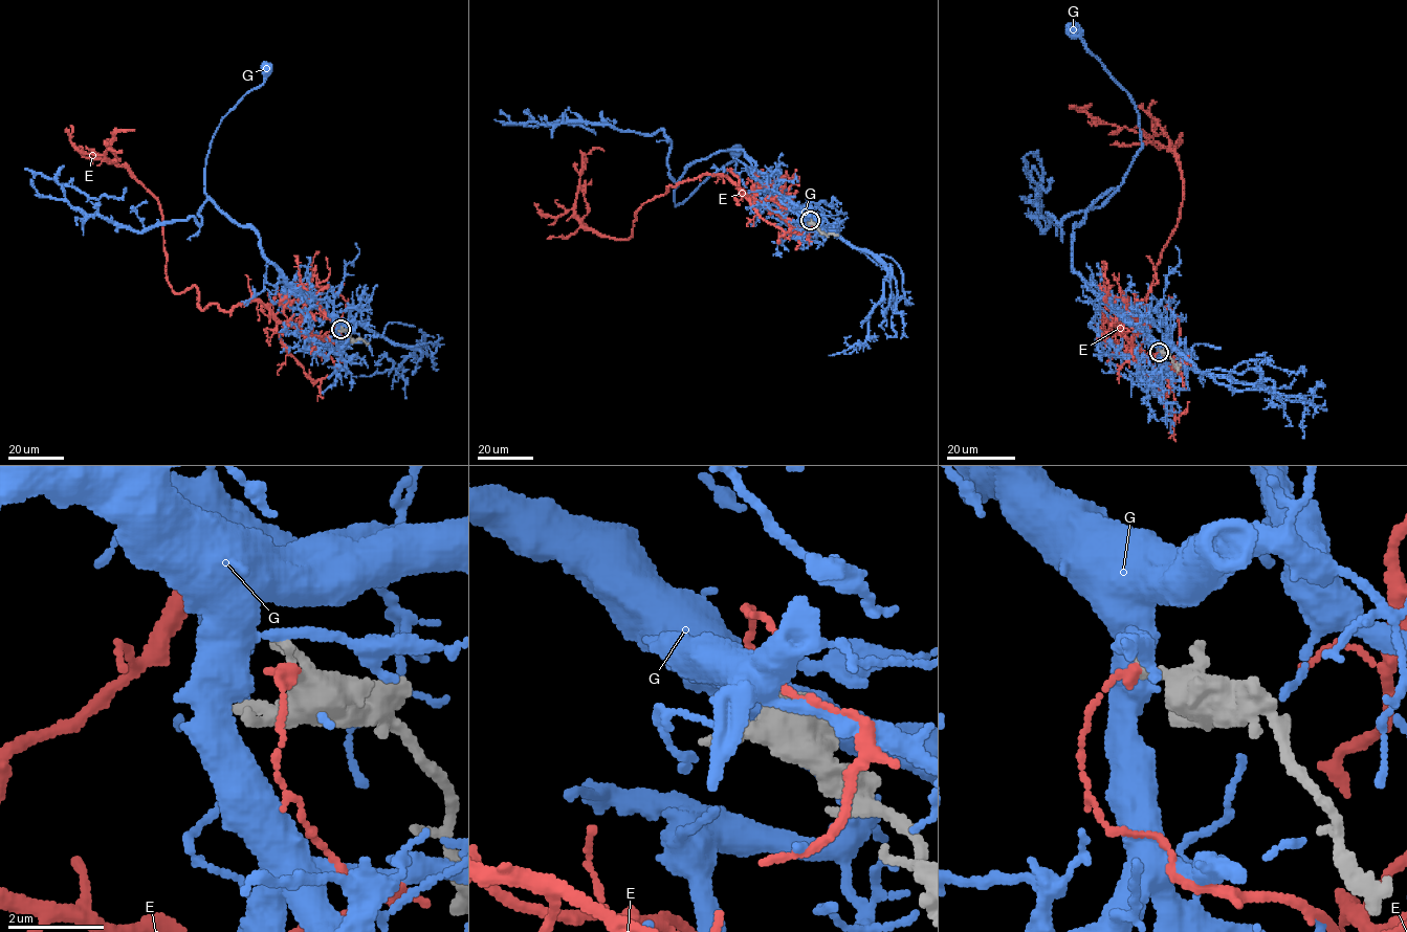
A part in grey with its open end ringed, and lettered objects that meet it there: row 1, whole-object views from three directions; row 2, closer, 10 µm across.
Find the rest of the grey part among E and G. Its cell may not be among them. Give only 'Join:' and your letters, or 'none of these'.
Join: none of these

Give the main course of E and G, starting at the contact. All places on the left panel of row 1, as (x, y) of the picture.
E: (342, 329), (326, 342), (259, 302), (176, 293), (159, 202), (106, 158), (134, 130)
G: (342, 327), (204, 191), (220, 120), (265, 70)

